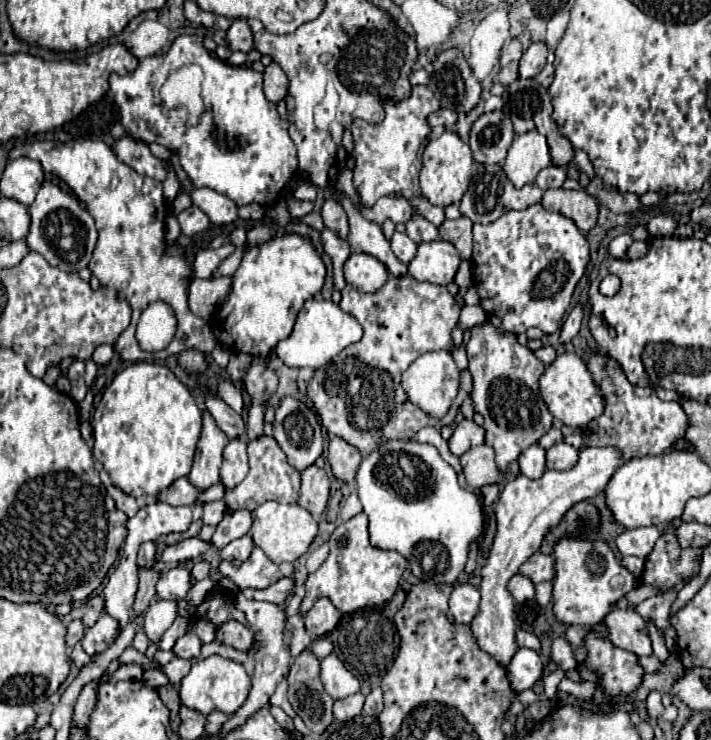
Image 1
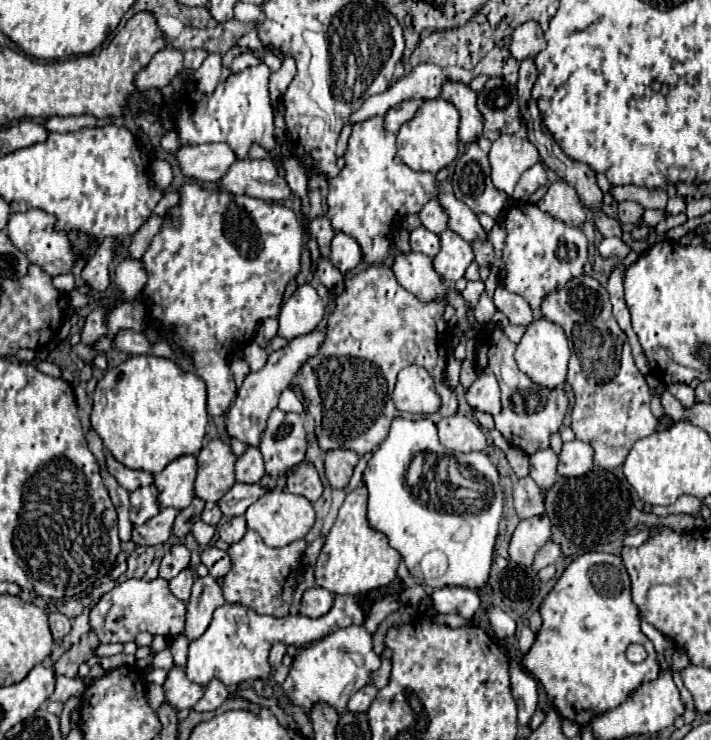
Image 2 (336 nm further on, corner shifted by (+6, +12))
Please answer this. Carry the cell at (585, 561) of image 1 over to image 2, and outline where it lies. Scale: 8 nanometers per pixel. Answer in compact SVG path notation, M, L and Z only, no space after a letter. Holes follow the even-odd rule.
M588 552L572 560L554 584L554 588L546 594L540 606L540 614L542 630L536 636L530 652L524 656L524 666L536 680L542 682L548 698L554 702L556 710L564 718L576 724L588 724L596 714L620 706L642 682L656 680L656 676L660 674L652 642L640 632L640 612L630 598L630 578L618 556ZM632 642L642 644L648 652L648 658L642 664L632 664L624 654L626 646Z

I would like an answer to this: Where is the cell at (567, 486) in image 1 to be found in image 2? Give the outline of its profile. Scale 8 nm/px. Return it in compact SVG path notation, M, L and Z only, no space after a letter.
M530 476L520 478L512 488L514 510L516 510L518 520L542 516L544 514L544 504L542 504L544 494L546 494L546 490L542 490Z

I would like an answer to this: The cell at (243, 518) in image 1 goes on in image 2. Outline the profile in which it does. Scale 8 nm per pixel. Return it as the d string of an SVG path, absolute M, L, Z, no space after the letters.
M248 448L244 456L236 460L236 480L242 484L258 484L266 476L264 462L258 448Z

